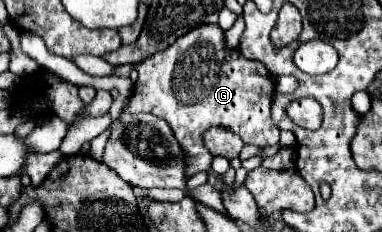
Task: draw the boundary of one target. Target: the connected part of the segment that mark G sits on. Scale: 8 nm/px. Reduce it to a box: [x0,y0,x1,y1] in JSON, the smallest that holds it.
[125,24,279,178]

